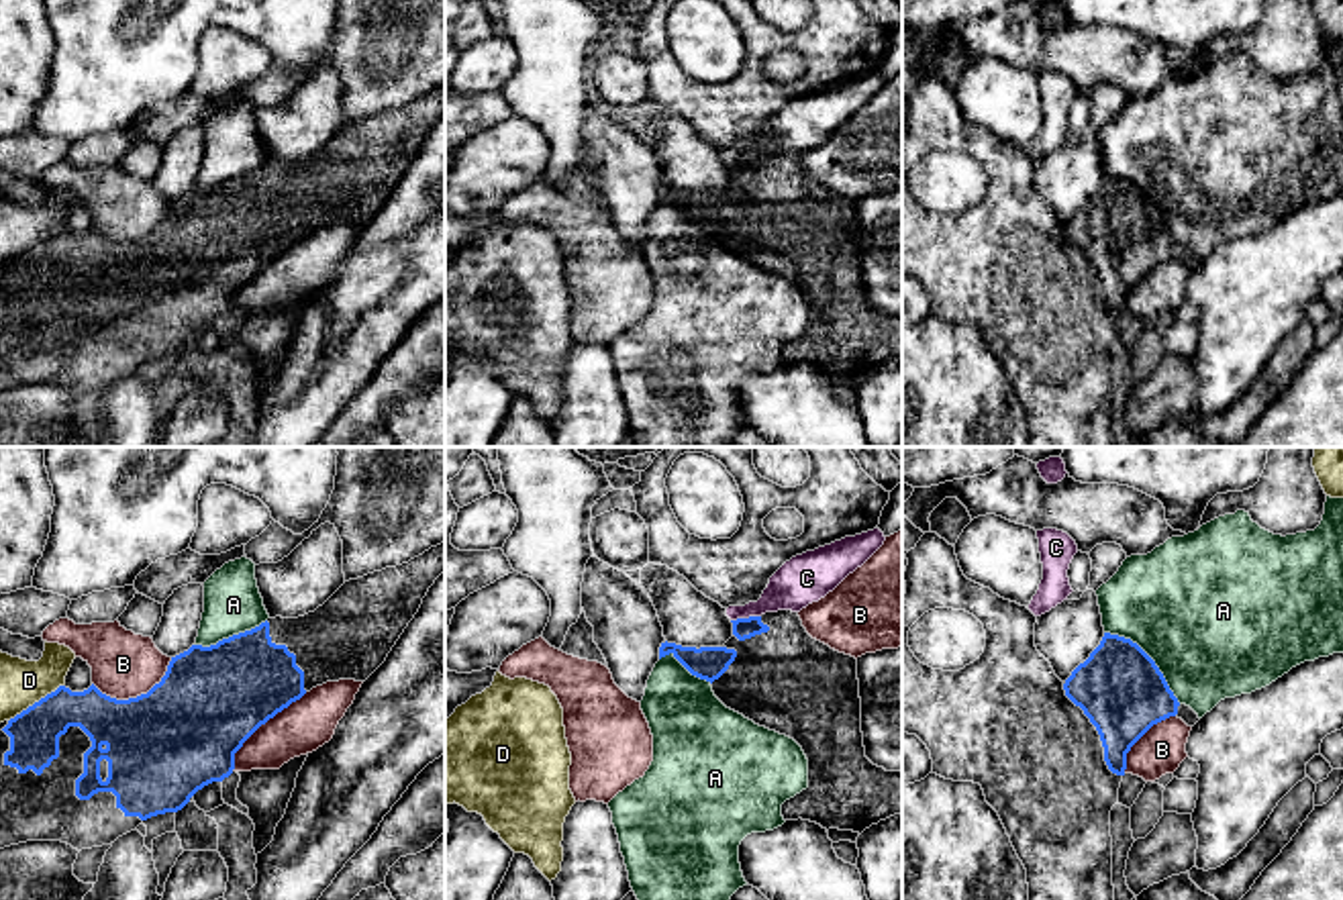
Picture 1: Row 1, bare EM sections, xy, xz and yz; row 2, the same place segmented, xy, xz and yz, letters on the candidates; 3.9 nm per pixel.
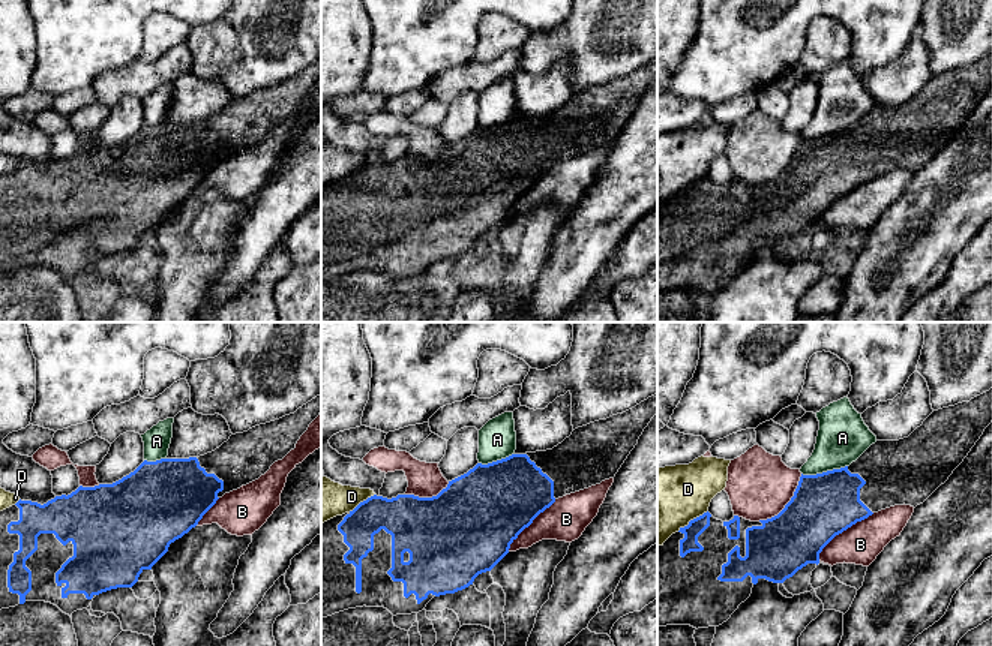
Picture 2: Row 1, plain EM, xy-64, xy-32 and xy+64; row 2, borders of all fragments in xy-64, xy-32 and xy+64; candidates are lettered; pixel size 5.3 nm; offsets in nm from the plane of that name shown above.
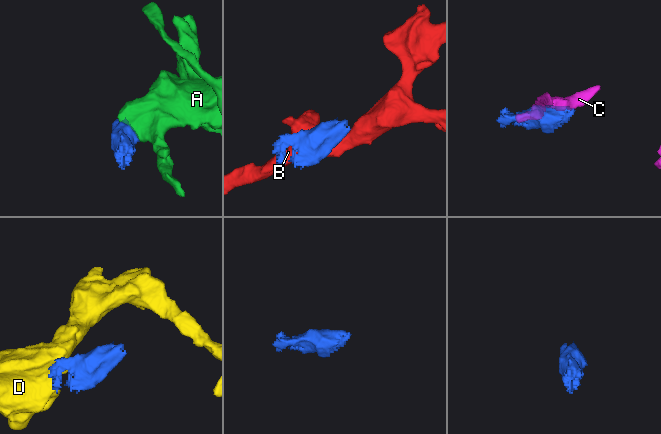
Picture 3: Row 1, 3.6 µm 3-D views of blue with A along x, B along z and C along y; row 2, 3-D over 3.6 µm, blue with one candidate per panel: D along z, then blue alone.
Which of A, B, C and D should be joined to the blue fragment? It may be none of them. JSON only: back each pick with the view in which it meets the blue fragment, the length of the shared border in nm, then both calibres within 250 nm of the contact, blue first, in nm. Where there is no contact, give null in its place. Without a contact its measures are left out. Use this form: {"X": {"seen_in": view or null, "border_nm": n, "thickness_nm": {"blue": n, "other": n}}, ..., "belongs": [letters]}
{"belongs": []}

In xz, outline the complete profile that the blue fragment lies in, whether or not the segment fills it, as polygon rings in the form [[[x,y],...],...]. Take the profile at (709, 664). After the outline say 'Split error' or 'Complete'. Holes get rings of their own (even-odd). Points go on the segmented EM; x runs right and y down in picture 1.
[[[778,610],[761,616],[737,618],[733,637],[723,647],[682,647],[661,643],[659,659],[674,655],[692,676],[706,680],[714,696],[731,710],[759,727],[794,739],[808,759],[808,788],[782,804],[784,820],[810,820],[823,829],[863,833],[872,824],[902,812],[902,771],[886,771],[865,757],[861,733],[861,698],[857,659],[812,639],[798,612]]]. Split error

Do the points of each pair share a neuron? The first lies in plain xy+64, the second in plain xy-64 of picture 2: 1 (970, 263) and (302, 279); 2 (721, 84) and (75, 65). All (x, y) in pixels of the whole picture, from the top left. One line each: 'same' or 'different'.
1: different
2: same

